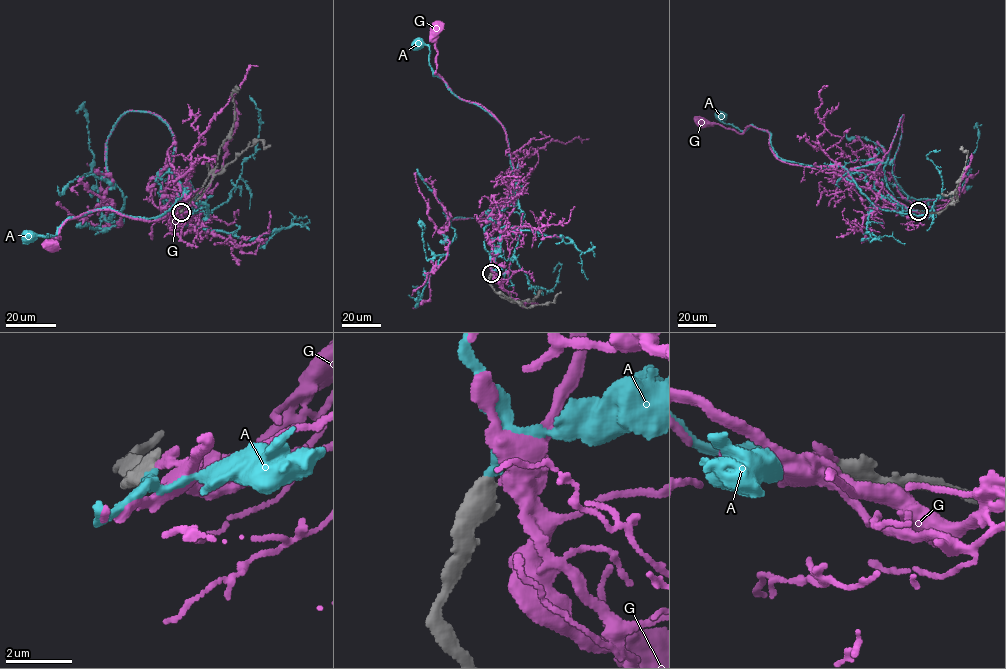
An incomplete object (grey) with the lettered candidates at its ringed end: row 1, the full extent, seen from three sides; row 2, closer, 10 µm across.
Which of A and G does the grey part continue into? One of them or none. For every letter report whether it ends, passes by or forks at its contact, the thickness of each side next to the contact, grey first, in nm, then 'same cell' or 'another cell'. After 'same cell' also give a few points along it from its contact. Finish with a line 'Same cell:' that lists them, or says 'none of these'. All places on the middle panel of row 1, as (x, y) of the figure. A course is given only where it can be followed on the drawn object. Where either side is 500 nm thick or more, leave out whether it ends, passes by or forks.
A: 550 nm thick on the grey side, 280 nm on the other; same cell; it runs (491, 273), (500, 228), (519, 231), (524, 214), (506, 132), (433, 75), (429, 48), (416, 45)
G: 600 nm thick on the grey side, 240 nm on the other; another cell
Same cell: A

